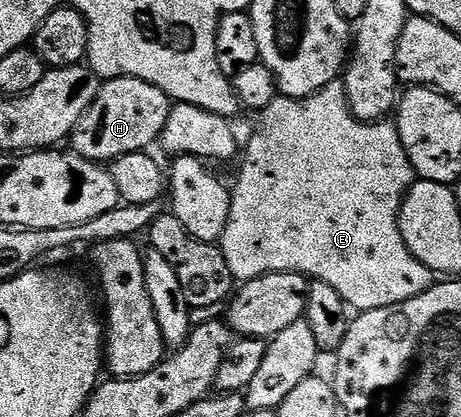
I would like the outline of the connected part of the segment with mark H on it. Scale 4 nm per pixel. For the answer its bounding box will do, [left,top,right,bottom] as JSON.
[71,77,170,163]

